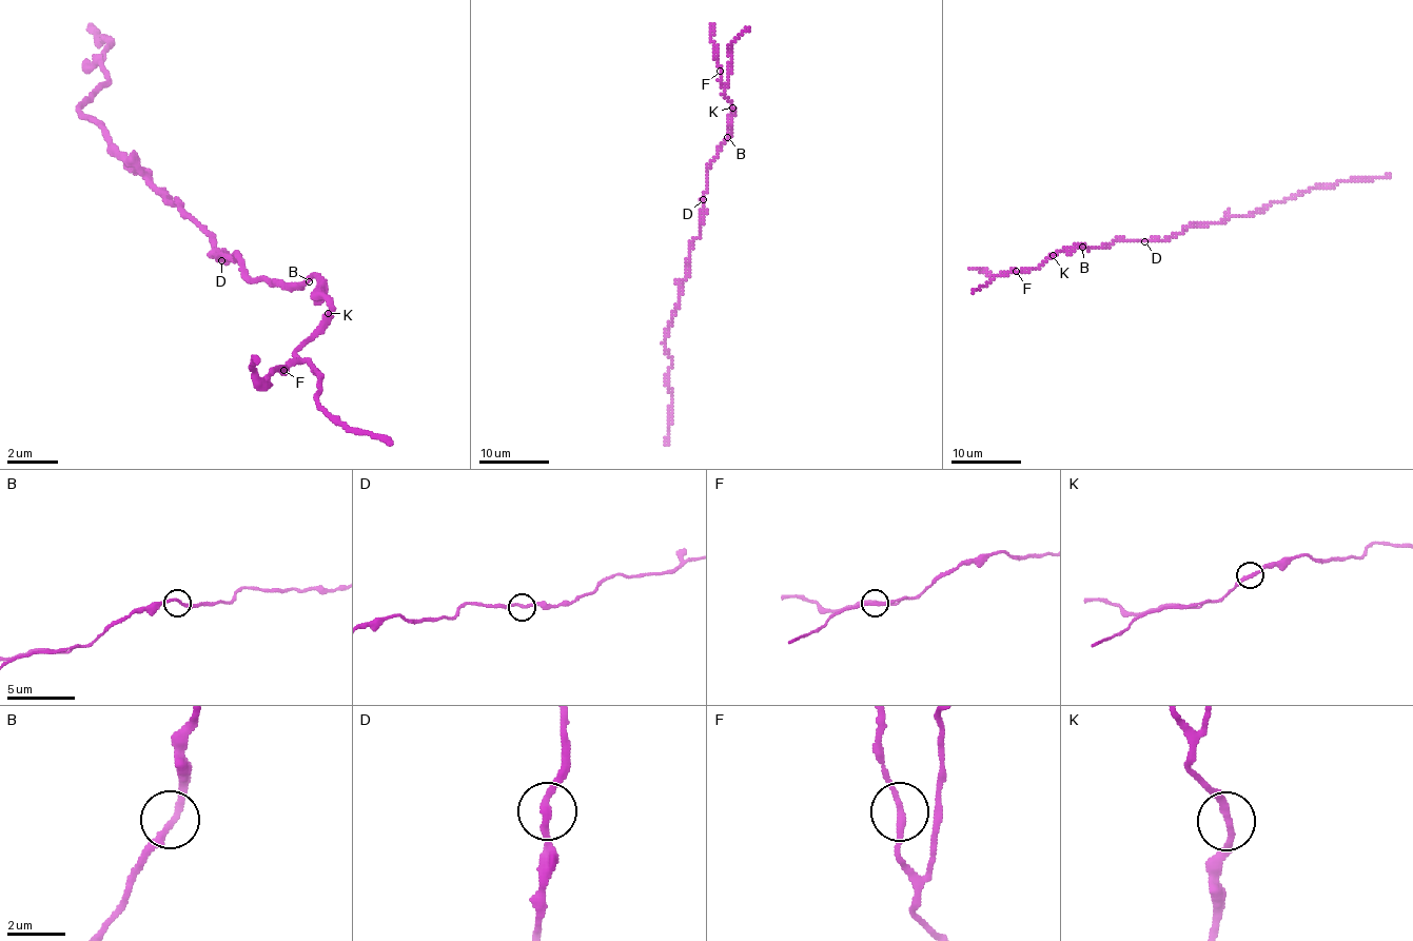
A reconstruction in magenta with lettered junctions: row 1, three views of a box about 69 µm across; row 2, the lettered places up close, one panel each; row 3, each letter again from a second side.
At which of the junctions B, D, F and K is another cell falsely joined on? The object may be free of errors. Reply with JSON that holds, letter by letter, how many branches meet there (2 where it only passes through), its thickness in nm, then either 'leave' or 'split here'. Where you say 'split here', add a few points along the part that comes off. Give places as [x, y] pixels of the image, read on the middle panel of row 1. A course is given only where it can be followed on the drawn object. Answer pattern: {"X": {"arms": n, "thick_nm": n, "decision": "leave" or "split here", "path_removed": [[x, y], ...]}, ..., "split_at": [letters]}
{"B": {"arms": 2, "thick_nm": 220, "decision": "leave"}, "D": {"arms": 2, "thick_nm": 240, "decision": "leave"}, "F": {"arms": 2, "thick_nm": 220, "decision": "leave"}, "K": {"arms": 2, "thick_nm": 240, "decision": "leave"}, "split_at": []}

